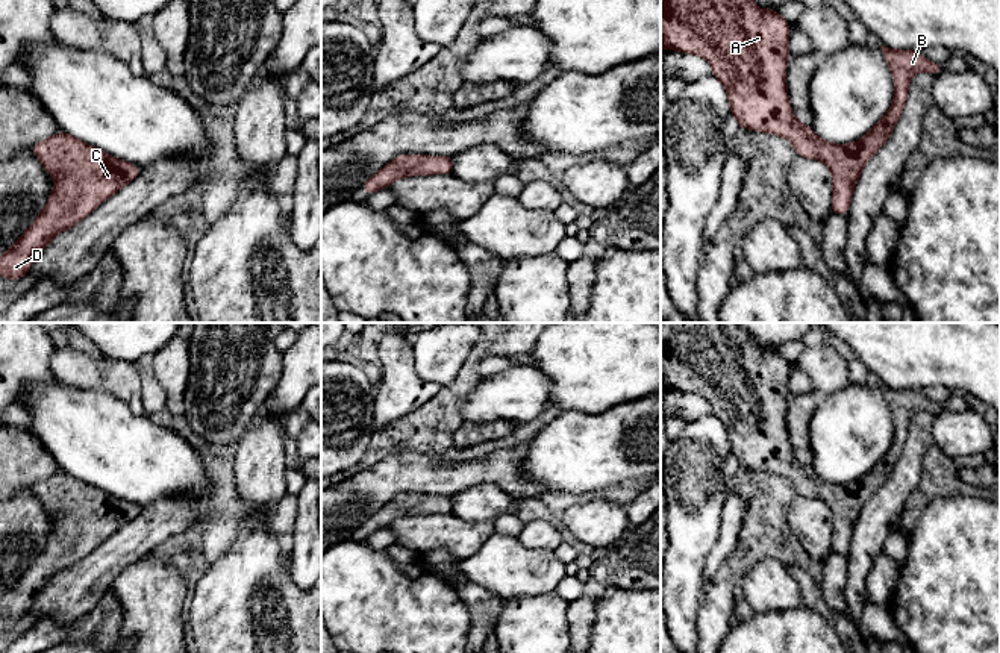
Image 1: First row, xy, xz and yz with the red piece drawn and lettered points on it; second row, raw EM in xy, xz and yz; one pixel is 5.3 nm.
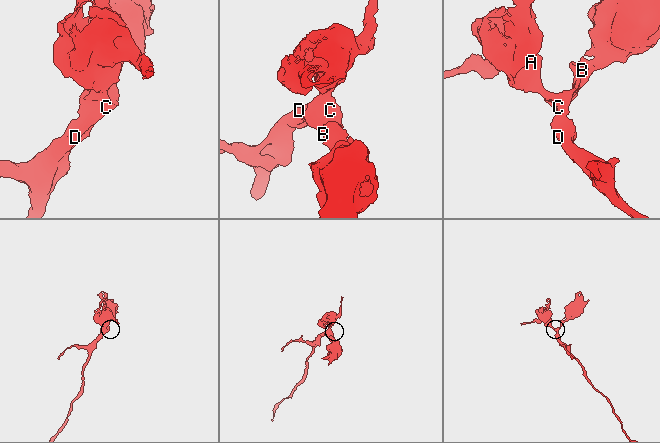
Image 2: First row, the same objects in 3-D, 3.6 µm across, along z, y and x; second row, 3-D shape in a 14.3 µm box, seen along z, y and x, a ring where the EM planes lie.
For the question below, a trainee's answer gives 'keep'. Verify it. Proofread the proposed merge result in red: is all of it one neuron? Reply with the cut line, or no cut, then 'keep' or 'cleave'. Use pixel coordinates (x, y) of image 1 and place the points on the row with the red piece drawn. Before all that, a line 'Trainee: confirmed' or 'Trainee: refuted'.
Trainee: confirmed
no cut | keep

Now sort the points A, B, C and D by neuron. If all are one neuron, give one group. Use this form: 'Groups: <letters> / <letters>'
Groups: A B C D

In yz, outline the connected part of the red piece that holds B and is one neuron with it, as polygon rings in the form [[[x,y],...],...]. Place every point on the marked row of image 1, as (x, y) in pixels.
[[[661,0],[661,48],[705,58],[712,67],[712,74],[727,91],[730,114],[739,127],[780,135],[792,142],[797,156],[823,161],[833,180],[830,212],[847,217],[850,197],[864,165],[886,142],[905,109],[912,76],[918,71],[938,76],[944,65],[930,62],[912,50],[880,45],[894,76],[892,105],[864,138],[838,145],[818,138],[811,126],[797,121],[791,111],[786,92],[786,59],[791,55],[788,36],[788,21],[770,8],[759,9],[753,0]]]

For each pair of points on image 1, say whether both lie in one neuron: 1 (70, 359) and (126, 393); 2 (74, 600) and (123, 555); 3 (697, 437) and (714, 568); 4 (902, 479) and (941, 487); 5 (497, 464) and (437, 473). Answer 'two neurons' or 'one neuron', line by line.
1: one neuron
2: one neuron
3: two neurons
4: two neurons
5: one neuron

